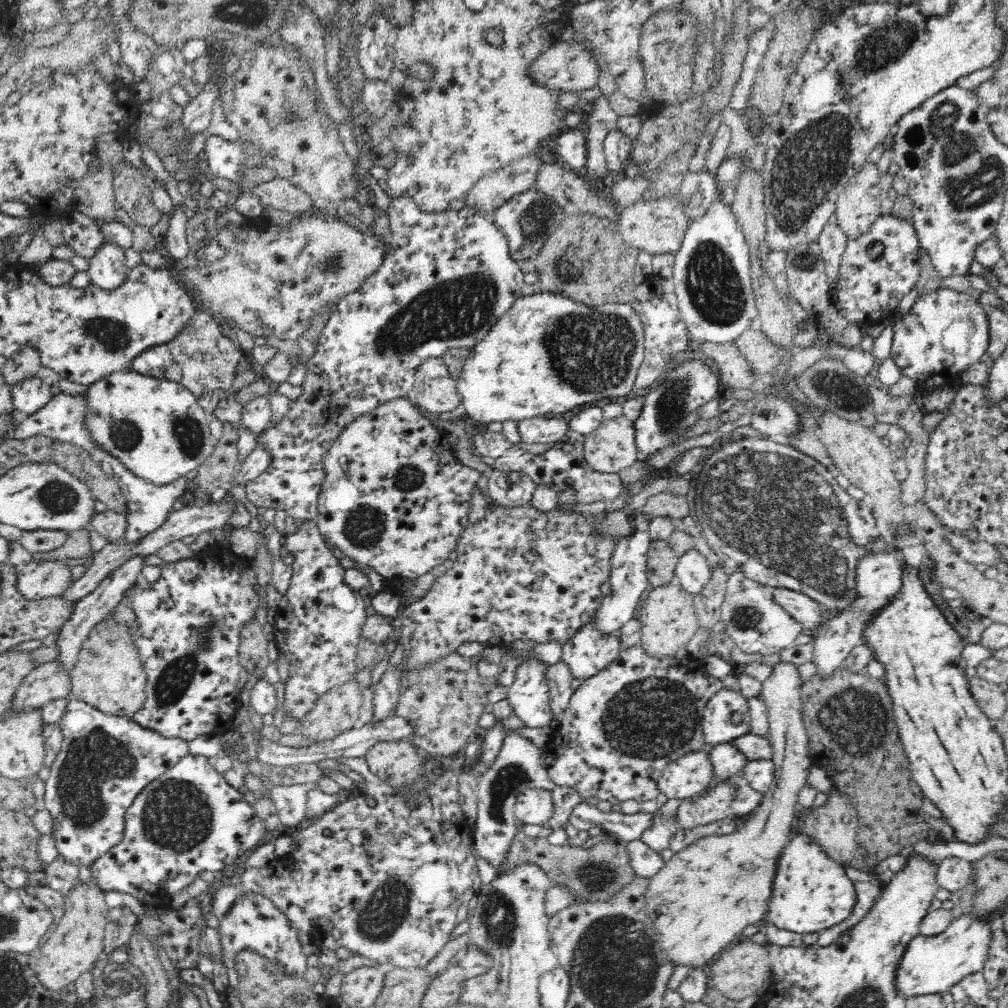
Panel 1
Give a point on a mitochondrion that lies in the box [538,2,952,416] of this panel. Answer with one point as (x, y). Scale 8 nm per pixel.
(811, 164)

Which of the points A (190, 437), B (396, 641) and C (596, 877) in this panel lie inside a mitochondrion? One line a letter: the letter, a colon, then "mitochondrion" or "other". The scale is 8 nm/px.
A: mitochondrion
B: other
C: mitochondrion

